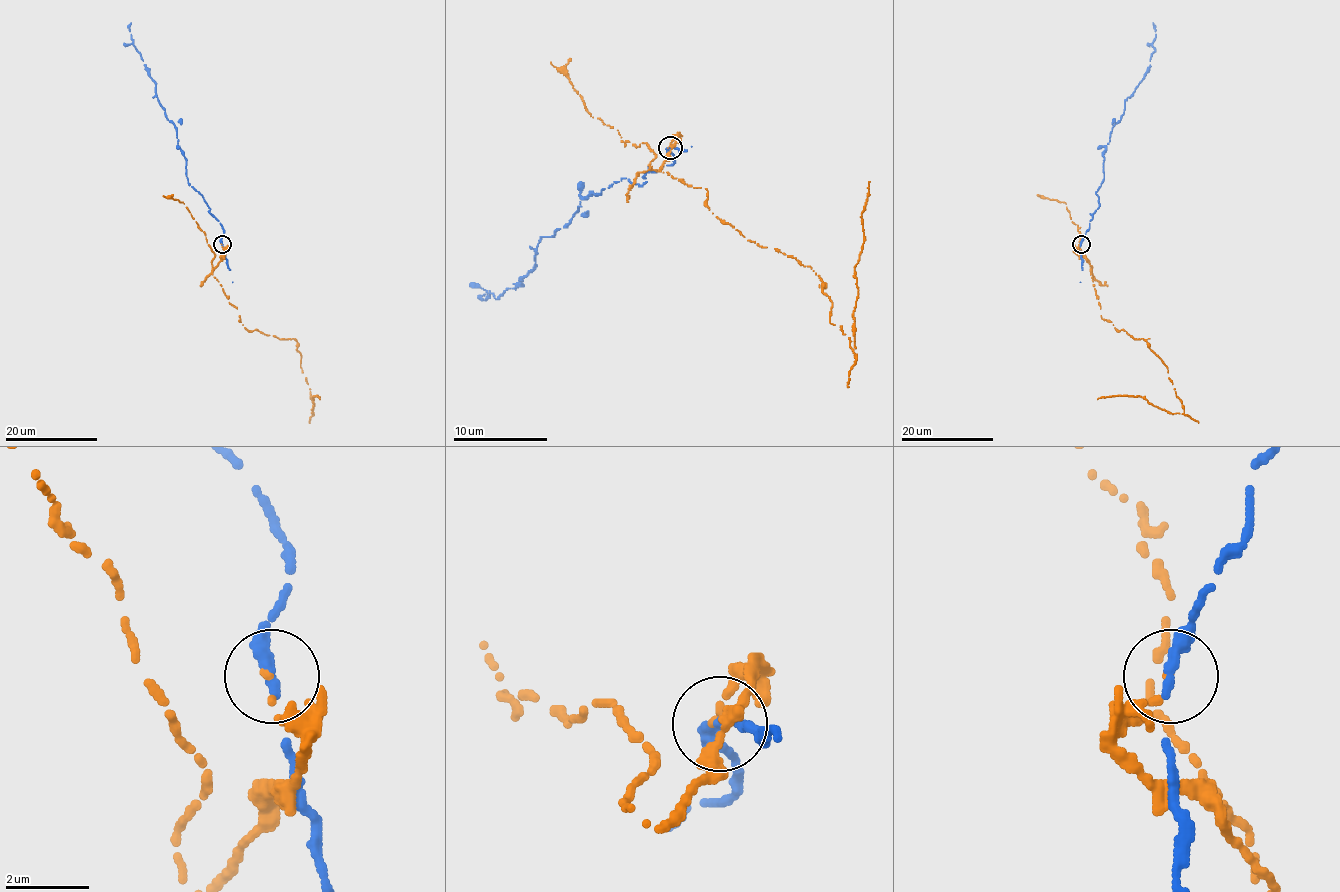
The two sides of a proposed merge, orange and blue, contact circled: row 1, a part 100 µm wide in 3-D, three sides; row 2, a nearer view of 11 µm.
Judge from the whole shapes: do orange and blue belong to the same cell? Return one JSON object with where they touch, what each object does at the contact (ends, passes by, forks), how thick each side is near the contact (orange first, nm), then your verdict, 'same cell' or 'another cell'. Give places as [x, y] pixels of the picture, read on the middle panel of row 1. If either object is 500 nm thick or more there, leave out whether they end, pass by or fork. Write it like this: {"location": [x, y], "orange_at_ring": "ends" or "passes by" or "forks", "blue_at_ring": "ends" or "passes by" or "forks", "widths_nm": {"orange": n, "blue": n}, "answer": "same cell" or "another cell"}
{"location": [670, 147], "orange_at_ring": "ends", "blue_at_ring": "passes by", "widths_nm": {"orange": 170, "blue": 240}, "answer": "another cell"}

